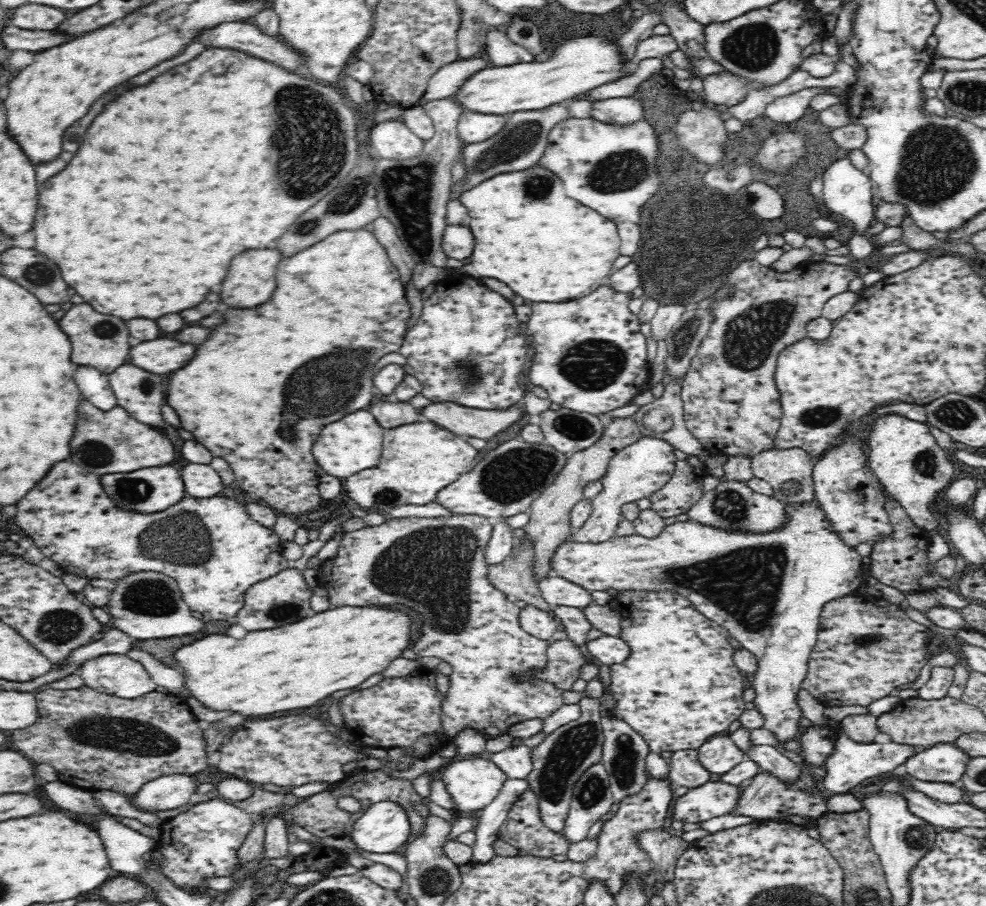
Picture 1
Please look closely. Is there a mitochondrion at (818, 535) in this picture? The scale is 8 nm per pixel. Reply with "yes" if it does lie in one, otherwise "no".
no

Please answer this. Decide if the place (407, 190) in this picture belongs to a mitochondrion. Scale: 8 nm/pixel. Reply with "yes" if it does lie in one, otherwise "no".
yes

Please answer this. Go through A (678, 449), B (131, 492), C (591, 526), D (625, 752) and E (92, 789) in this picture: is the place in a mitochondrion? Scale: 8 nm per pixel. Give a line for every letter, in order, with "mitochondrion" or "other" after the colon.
A: other
B: mitochondrion
C: other
D: mitochondrion
E: other

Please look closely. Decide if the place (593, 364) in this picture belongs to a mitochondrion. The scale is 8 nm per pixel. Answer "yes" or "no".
yes

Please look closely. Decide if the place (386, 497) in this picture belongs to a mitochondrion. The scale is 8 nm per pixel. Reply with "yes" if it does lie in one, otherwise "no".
yes

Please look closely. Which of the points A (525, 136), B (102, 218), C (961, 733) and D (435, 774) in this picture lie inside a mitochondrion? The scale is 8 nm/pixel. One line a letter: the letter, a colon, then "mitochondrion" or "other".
A: mitochondrion
B: other
C: other
D: other

